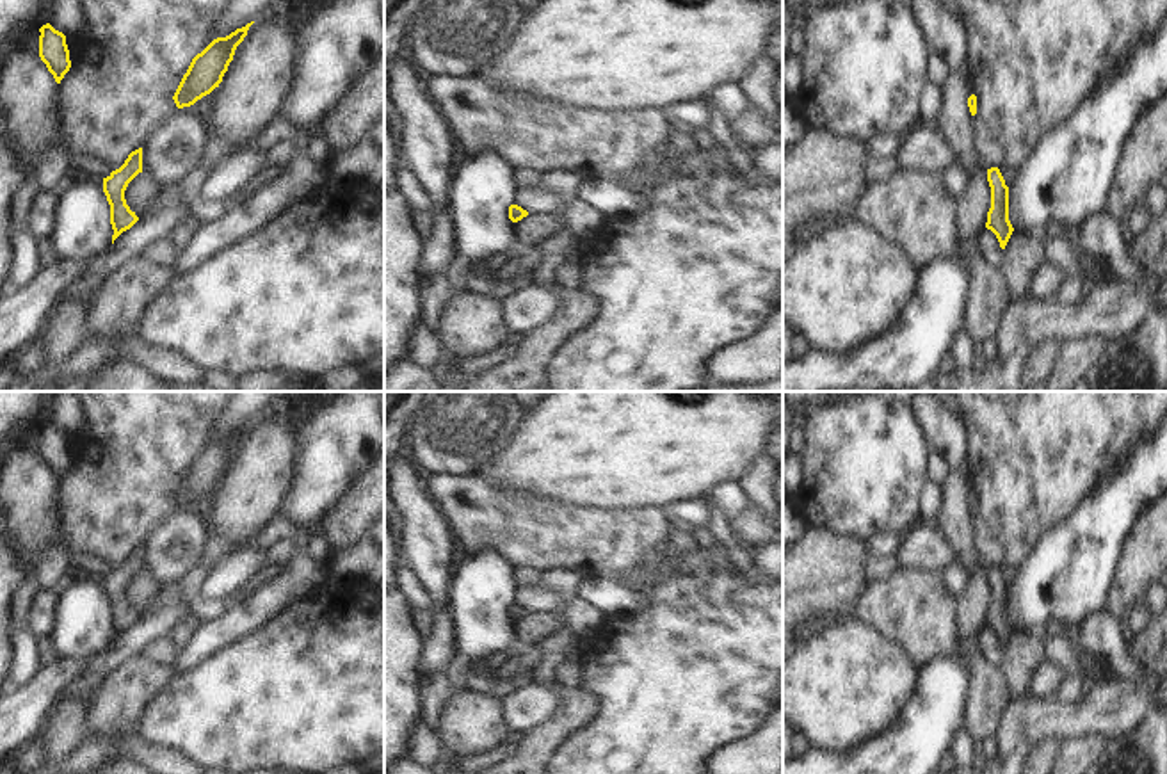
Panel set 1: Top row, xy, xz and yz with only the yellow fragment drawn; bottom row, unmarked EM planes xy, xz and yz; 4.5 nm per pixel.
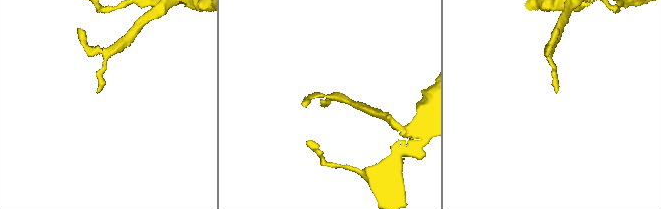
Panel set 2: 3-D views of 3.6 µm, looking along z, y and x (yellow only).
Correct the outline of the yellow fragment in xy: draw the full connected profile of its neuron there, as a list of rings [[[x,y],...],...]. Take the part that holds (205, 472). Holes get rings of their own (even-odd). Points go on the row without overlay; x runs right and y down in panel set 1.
[[[254,420],[237,427],[226,436],[213,438],[192,457],[173,495],[178,507],[194,504],[197,498],[219,486],[229,461],[233,459],[237,445],[244,439],[253,422]]]

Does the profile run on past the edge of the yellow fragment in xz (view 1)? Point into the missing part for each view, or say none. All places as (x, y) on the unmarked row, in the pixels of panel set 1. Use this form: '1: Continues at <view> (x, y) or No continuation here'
1: No continuation here

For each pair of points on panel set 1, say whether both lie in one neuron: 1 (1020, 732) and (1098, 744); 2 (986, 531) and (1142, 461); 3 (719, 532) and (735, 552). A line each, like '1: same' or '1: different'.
1: different
2: different
3: same

